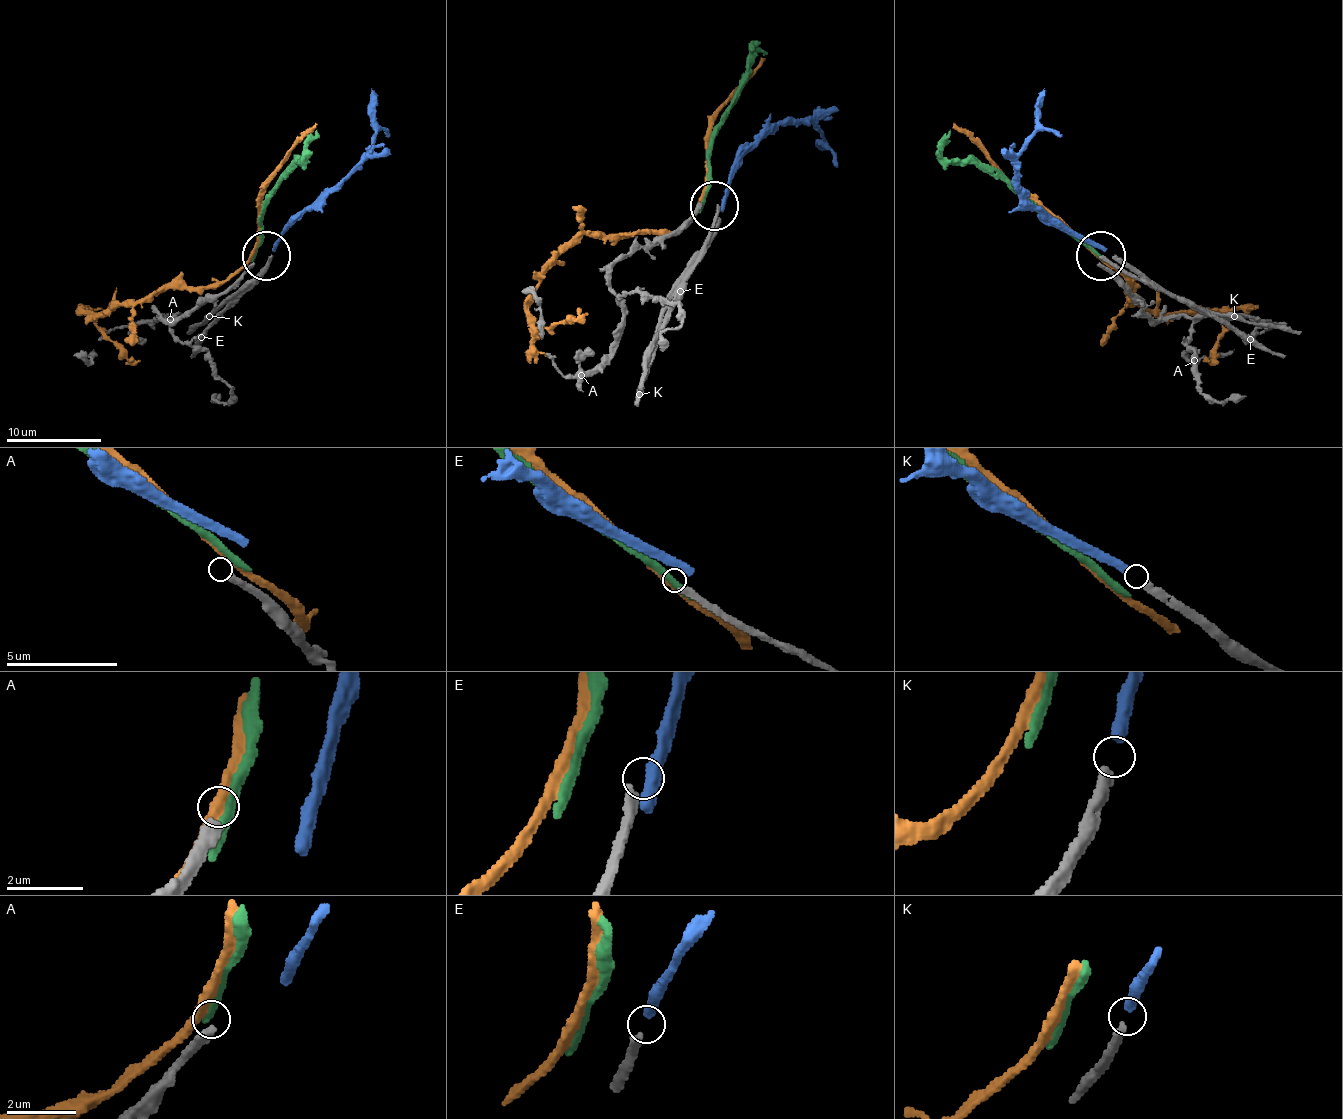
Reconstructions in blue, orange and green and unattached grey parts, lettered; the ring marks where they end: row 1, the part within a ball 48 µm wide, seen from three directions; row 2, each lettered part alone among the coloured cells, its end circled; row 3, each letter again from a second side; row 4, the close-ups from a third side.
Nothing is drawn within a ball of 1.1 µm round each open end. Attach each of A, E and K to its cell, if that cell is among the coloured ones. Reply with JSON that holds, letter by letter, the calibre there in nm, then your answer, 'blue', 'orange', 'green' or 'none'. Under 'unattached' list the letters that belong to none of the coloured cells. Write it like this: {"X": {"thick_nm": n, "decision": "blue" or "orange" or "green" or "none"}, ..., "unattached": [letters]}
{"A": {"thick_nm": 300, "decision": "none"}, "E": {"thick_nm": 280, "decision": "none"}, "K": {"thick_nm": 320, "decision": "blue"}, "unattached": ["A", "E"]}

